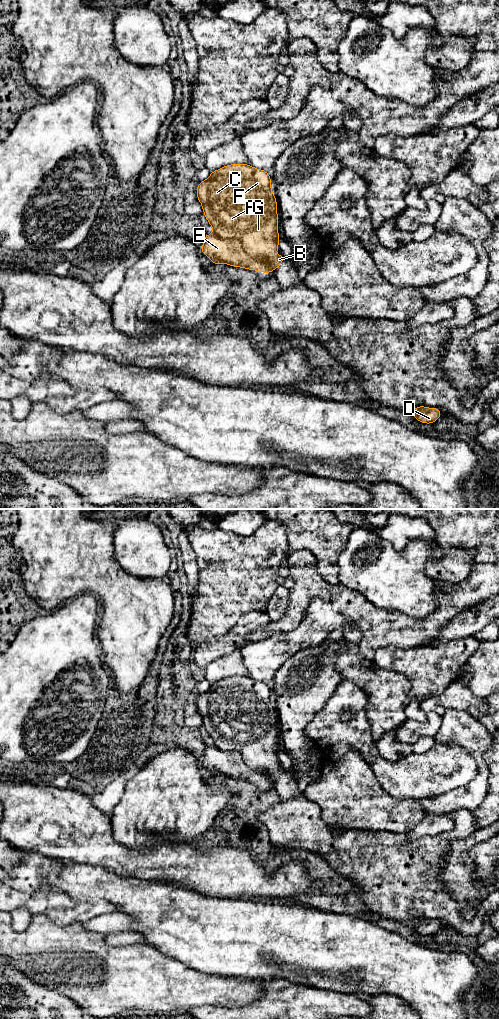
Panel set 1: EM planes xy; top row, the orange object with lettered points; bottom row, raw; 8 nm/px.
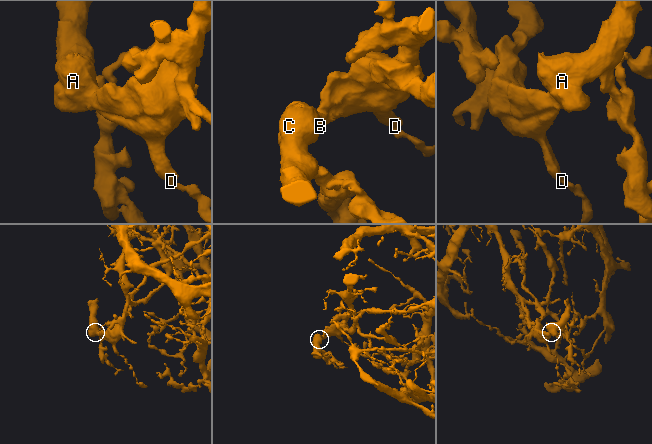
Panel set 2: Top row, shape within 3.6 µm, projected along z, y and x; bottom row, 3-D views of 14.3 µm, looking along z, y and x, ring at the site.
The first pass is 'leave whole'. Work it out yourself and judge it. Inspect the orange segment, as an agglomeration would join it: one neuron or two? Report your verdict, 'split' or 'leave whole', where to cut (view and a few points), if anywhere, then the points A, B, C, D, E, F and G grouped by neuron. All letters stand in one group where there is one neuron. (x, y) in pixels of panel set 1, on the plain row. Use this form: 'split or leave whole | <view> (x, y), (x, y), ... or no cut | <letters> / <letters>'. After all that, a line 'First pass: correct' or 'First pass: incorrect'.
split | xy (215, 745), (237, 751), (270, 784) | A B C D F G / E
First pass: incorrect

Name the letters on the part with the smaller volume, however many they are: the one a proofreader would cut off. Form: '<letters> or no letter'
E

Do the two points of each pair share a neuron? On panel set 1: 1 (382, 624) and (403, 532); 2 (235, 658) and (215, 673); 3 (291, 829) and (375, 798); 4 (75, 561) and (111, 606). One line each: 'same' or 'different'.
1: different
2: same
3: different
4: same

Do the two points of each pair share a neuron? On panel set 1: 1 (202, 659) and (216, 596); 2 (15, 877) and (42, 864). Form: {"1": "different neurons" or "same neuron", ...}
{"1": "different neurons", "2": "same neuron"}

